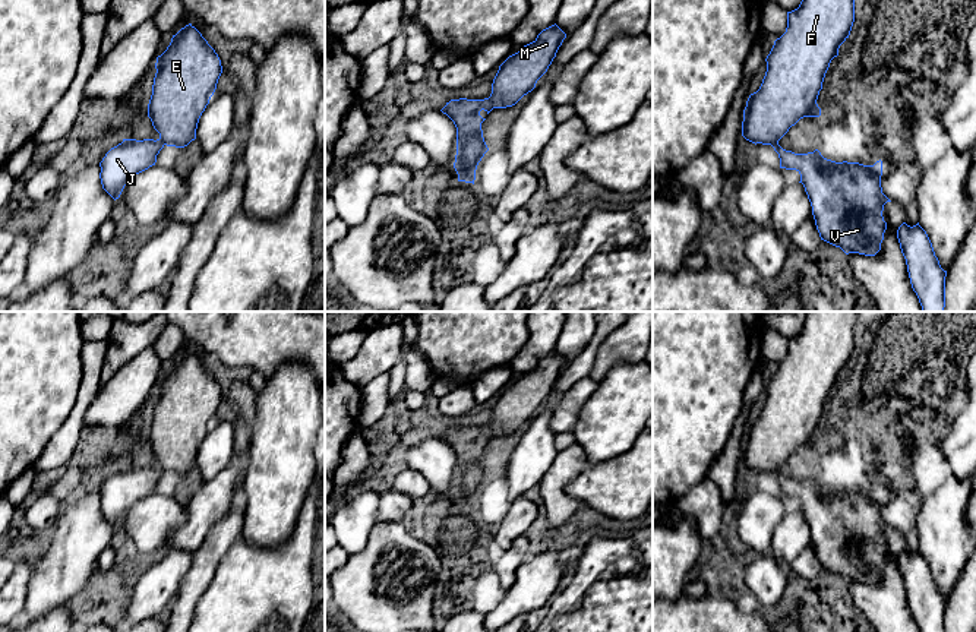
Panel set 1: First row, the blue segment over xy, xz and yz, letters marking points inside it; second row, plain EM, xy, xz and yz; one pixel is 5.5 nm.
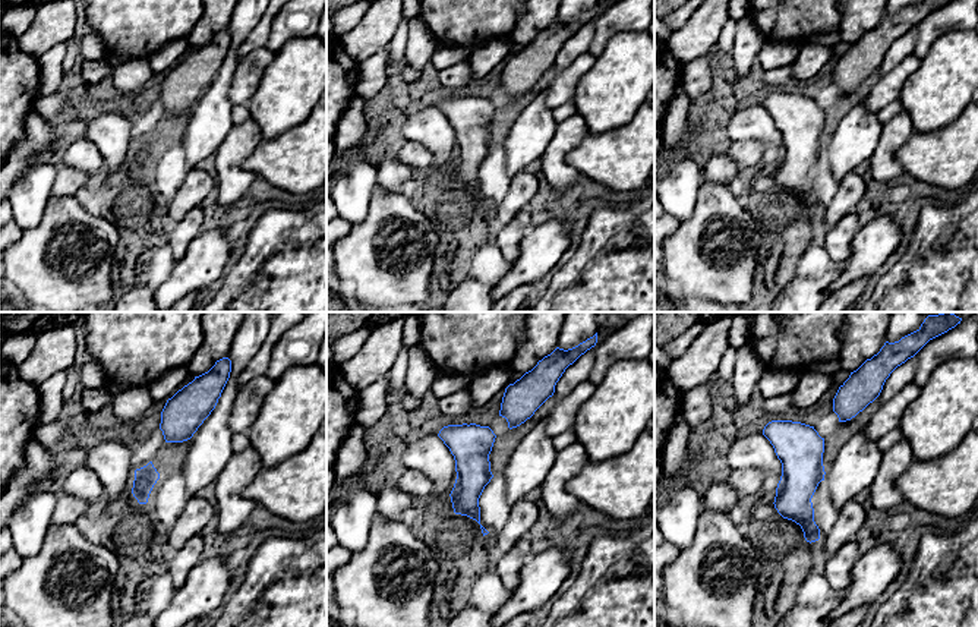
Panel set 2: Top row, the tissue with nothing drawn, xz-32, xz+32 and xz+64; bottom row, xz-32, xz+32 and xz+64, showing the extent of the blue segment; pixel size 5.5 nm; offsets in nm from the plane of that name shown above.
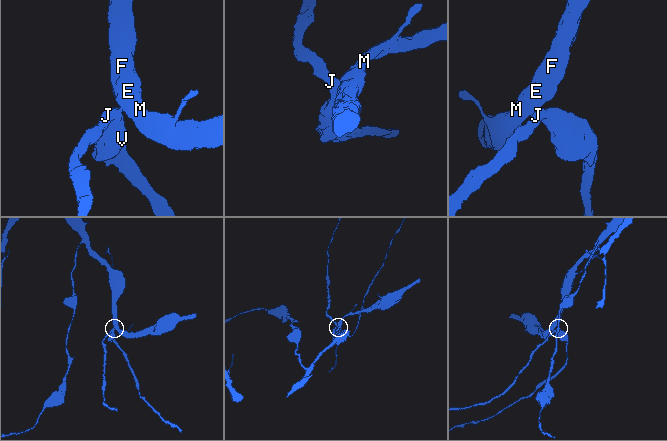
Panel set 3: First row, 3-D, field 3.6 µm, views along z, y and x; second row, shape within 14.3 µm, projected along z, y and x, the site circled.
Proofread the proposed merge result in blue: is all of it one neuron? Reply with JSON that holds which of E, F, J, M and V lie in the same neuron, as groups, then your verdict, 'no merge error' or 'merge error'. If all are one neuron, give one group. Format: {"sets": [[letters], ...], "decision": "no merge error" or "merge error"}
{"sets": [["E", "F", "M"], ["J", "V"]], "decision": "merge error"}

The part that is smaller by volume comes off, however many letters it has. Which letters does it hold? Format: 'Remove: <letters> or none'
Remove: J, V

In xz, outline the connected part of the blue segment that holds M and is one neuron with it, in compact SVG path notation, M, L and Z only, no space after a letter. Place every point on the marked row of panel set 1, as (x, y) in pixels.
M555 23L543 29L537 38L509 56L500 66L492 83L489 97L493 108L515 105L536 88L547 72L566 34Z

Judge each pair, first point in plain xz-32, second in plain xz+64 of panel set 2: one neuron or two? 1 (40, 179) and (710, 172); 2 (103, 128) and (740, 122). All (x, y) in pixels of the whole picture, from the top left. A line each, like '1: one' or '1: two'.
1: two
2: one

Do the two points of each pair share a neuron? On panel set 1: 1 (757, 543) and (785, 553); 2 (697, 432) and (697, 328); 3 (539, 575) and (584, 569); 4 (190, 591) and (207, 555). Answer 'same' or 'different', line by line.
1: different
2: same
3: different
4: same

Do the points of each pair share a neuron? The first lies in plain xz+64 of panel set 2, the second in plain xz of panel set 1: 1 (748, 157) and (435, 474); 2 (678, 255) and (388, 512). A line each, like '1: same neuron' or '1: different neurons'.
1: different neurons
2: different neurons

